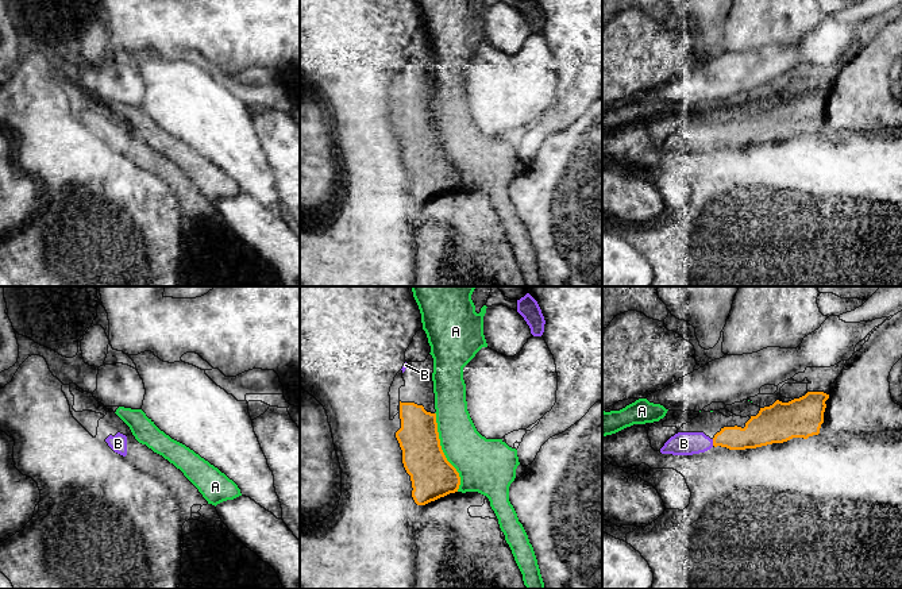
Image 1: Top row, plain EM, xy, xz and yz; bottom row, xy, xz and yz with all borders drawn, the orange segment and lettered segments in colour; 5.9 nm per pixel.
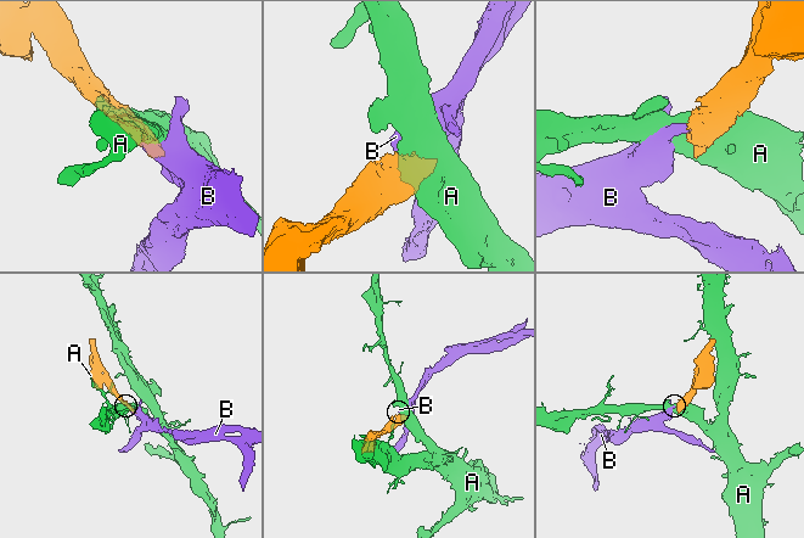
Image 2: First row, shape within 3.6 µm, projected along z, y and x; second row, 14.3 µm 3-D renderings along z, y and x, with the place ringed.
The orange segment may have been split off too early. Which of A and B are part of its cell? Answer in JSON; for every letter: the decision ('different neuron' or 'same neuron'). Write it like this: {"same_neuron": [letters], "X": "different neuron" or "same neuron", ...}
{"same_neuron": ["B"], "A": "different neuron", "B": "same neuron"}

